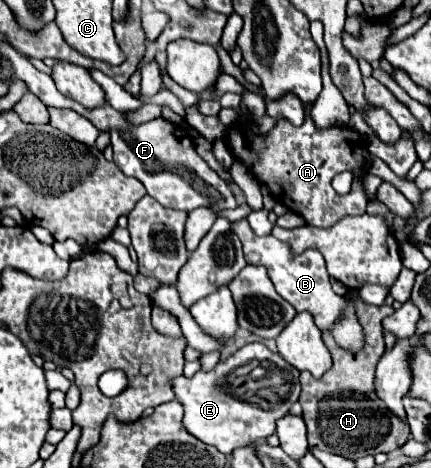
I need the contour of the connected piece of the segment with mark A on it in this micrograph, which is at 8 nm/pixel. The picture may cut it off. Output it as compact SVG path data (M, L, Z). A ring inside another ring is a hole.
M305 104L305 122L301 126L293 126L279 118L267 134L259 134L251 120L241 120L227 128L225 140L231 148L231 154L241 160L265 188L269 188L271 196L279 204L303 216L309 226L331 228L337 218L345 214L365 214L369 204L369 196L365 192L369 154L367 138L349 126L317 128L311 118L311 108L313 104ZM339 172L353 174L351 192L345 196L339 196L331 188L331 180Z

